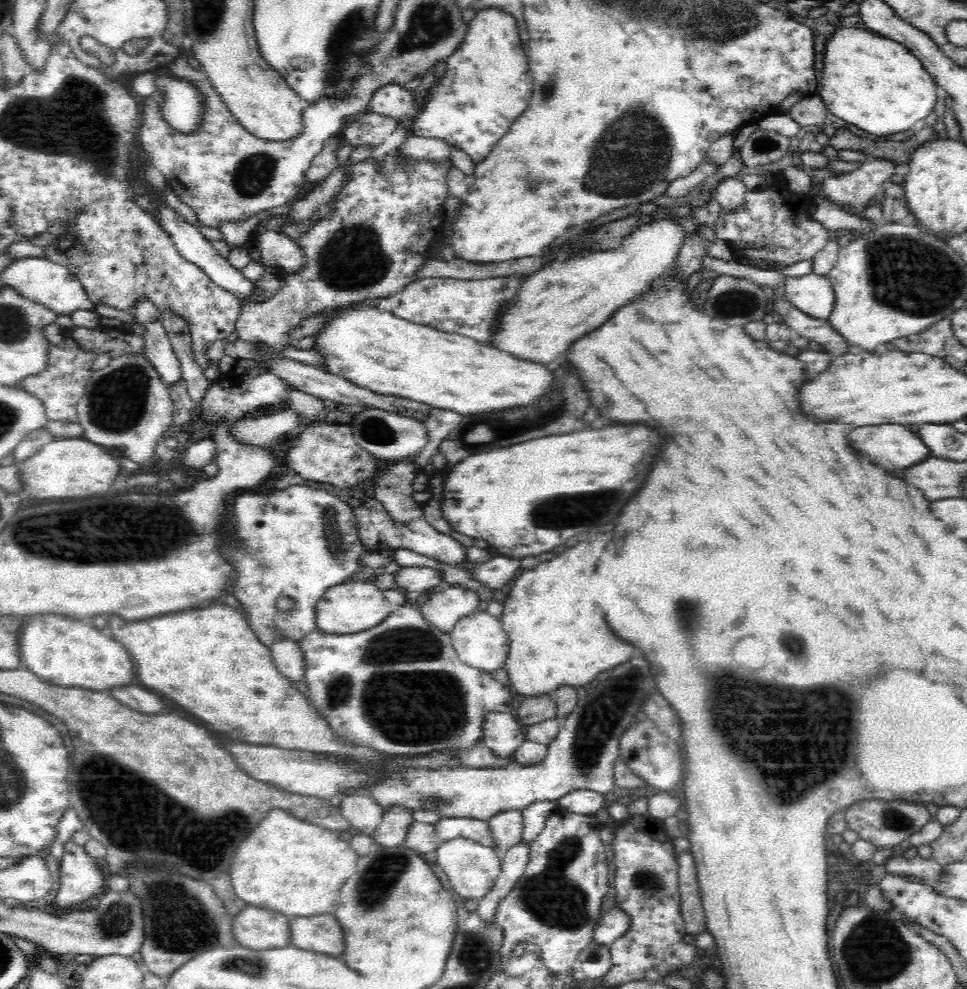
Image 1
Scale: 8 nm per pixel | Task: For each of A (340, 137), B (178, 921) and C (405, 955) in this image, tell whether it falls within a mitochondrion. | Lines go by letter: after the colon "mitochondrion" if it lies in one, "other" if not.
A: other
B: mitochondrion
C: other

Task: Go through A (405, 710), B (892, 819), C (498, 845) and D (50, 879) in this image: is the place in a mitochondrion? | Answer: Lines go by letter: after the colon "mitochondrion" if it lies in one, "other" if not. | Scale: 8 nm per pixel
A: mitochondrion
B: mitochondrion
C: other
D: other

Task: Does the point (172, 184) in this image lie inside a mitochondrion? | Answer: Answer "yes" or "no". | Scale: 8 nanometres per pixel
no

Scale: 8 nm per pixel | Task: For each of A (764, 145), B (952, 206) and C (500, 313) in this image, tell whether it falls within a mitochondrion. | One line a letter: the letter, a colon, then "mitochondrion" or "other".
A: mitochondrion
B: other
C: other

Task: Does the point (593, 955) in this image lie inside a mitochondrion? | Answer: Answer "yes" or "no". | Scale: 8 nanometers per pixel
yes

